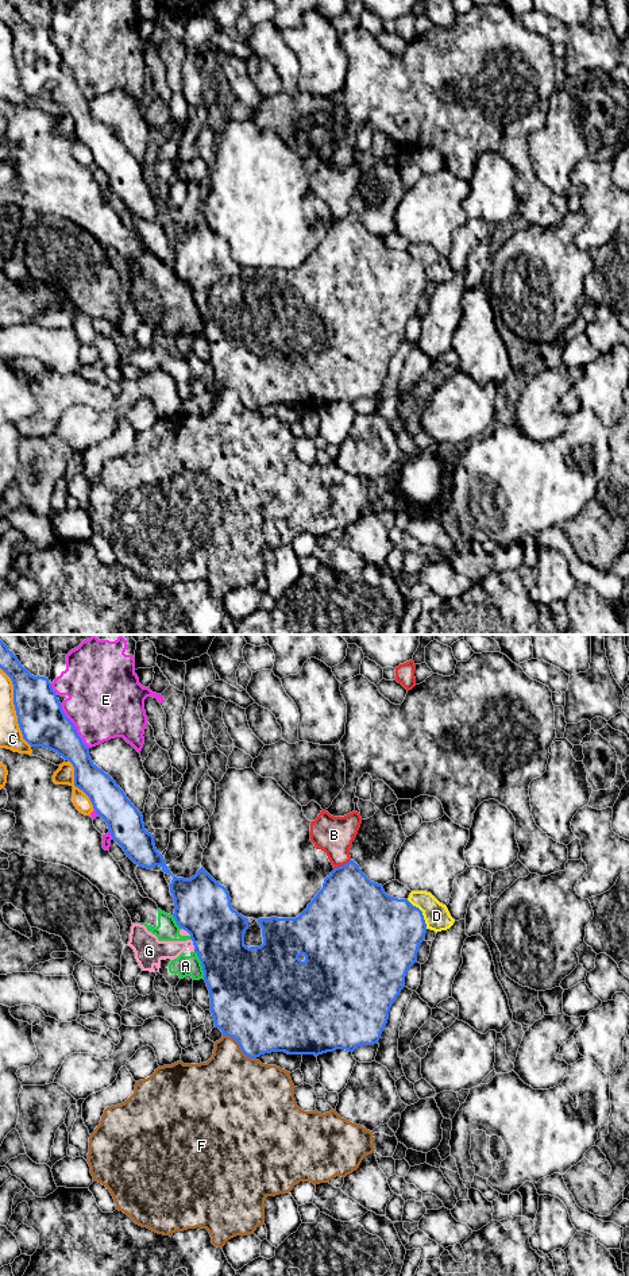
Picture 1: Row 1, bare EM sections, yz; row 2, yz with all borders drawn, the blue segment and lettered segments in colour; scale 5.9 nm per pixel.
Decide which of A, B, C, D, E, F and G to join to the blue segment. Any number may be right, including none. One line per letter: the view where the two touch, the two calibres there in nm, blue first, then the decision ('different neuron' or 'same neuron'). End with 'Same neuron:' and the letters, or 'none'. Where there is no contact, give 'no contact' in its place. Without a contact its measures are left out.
A: contact in yz; calibres 400 and 130 nm; different neuron
B: contact in yz; calibres 400 and 220 nm; different neuron
C: contact in yz; calibres 280 and 140 nm; different neuron
D: contact in yz; calibres 440 and 150 nm; different neuron
E: contact in yz; calibres 280 and 440 nm; different neuron
F: contact in yz; calibres 480 and 400 nm; different neuron
G: contact in yz; calibres 340 and 150 nm; different neuron
Same neuron: none

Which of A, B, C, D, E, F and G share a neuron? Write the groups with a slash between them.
A G / B / C / D / E / F

